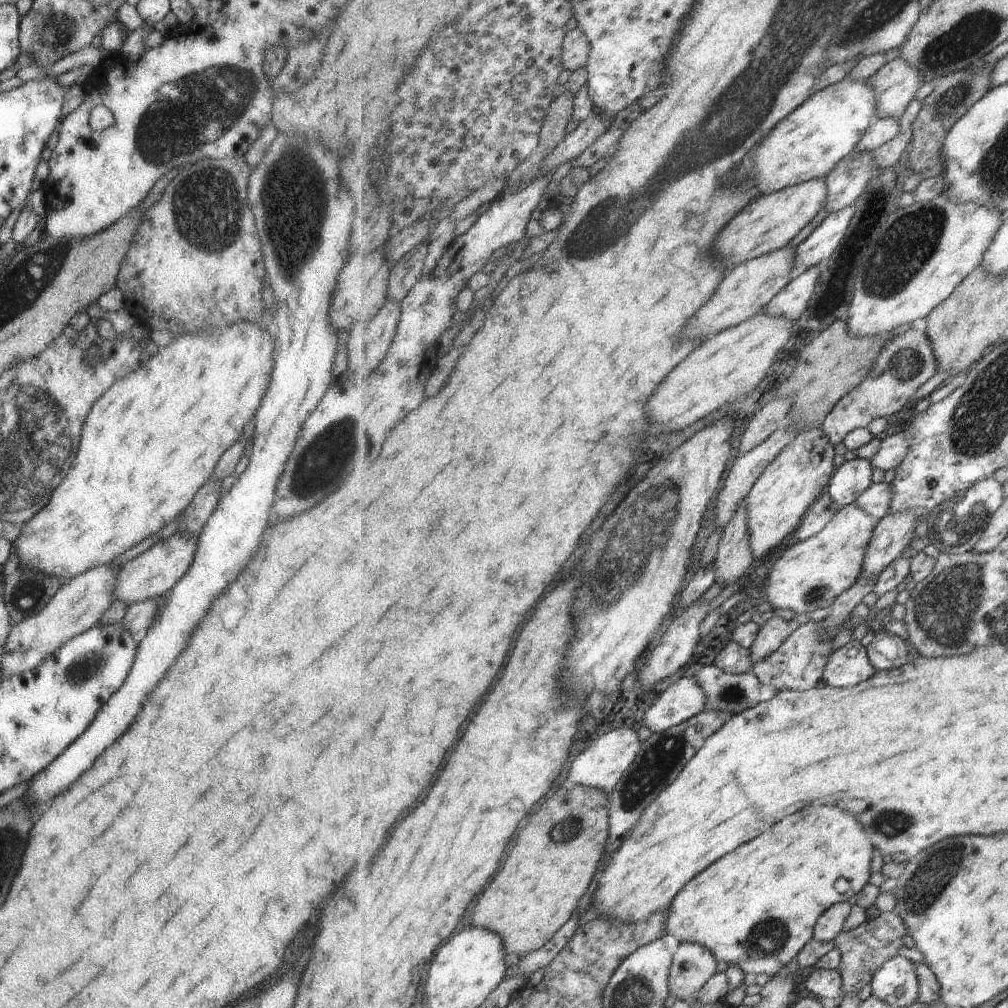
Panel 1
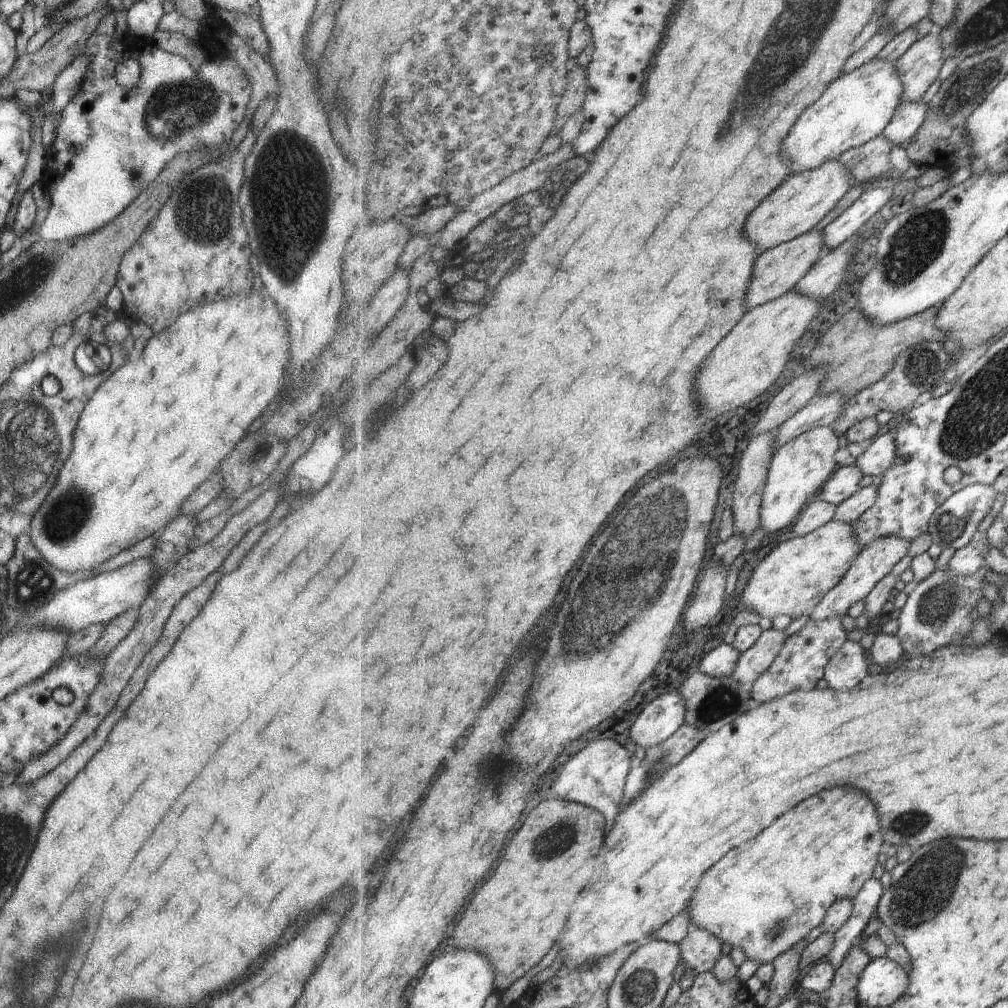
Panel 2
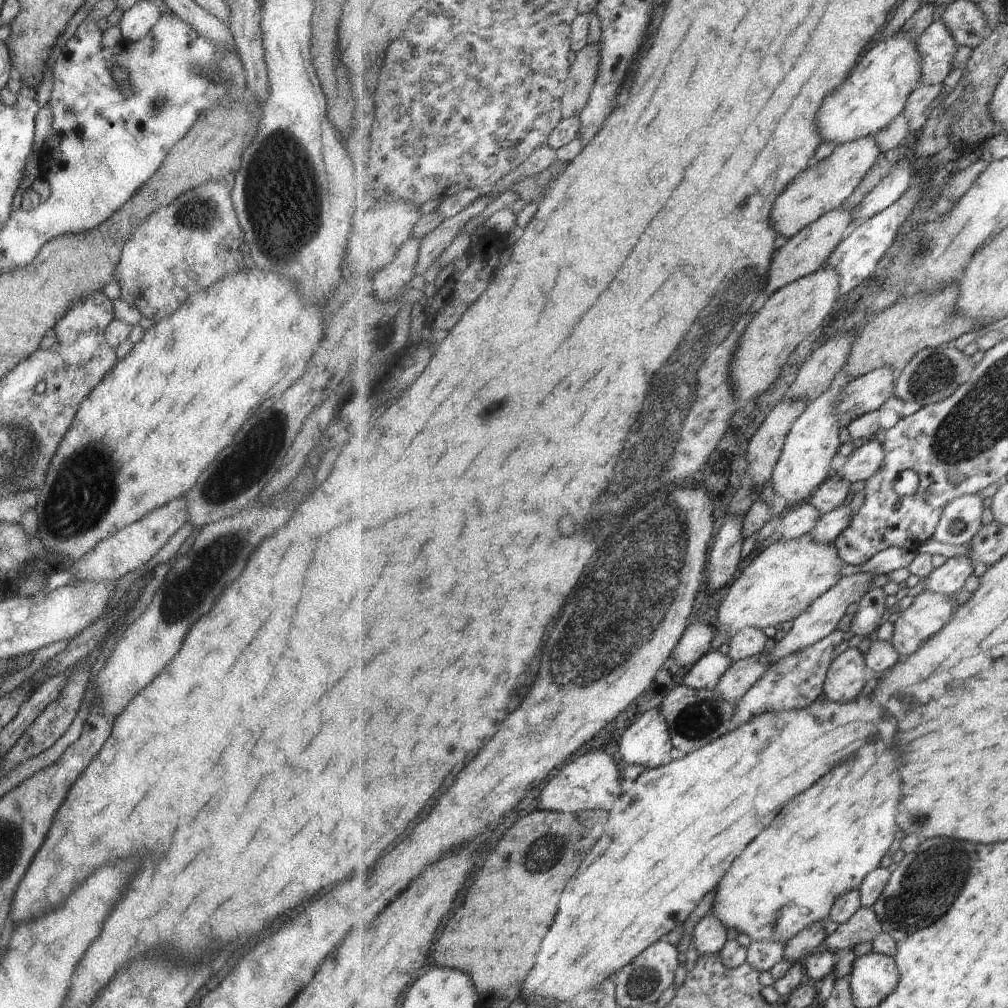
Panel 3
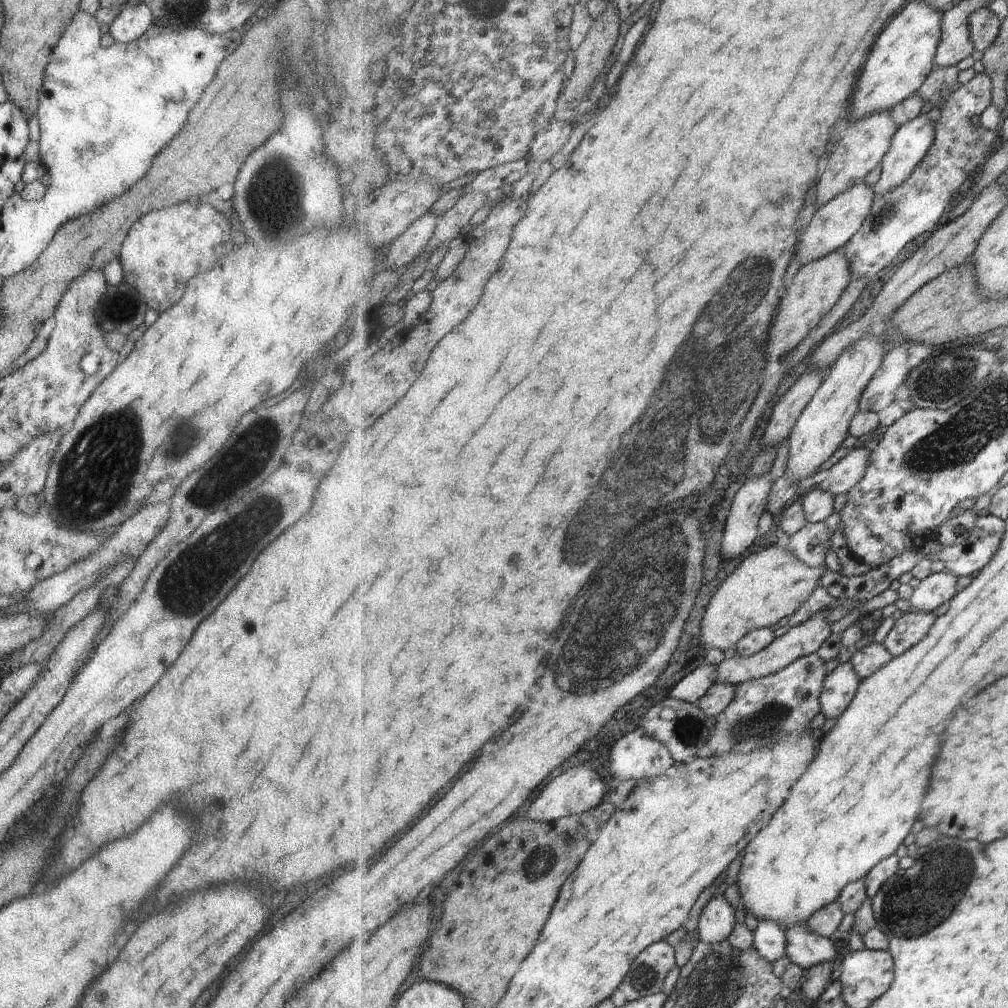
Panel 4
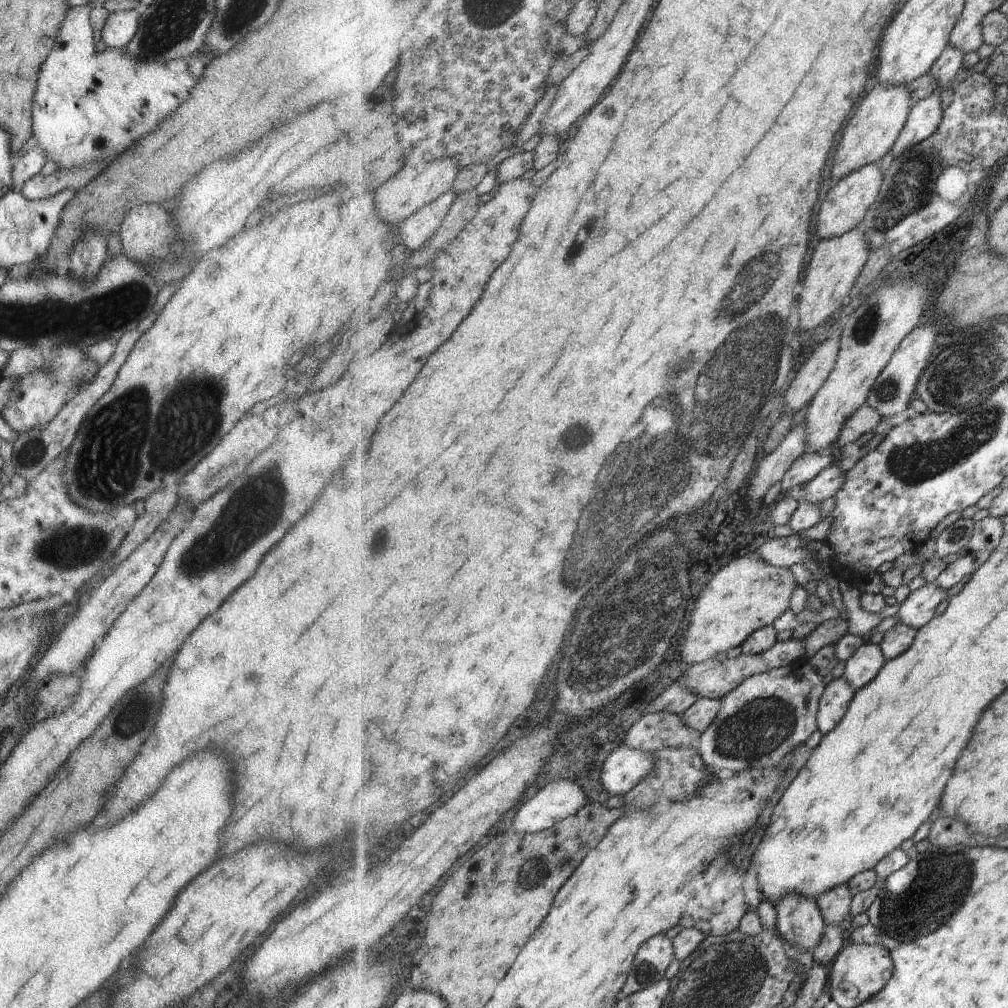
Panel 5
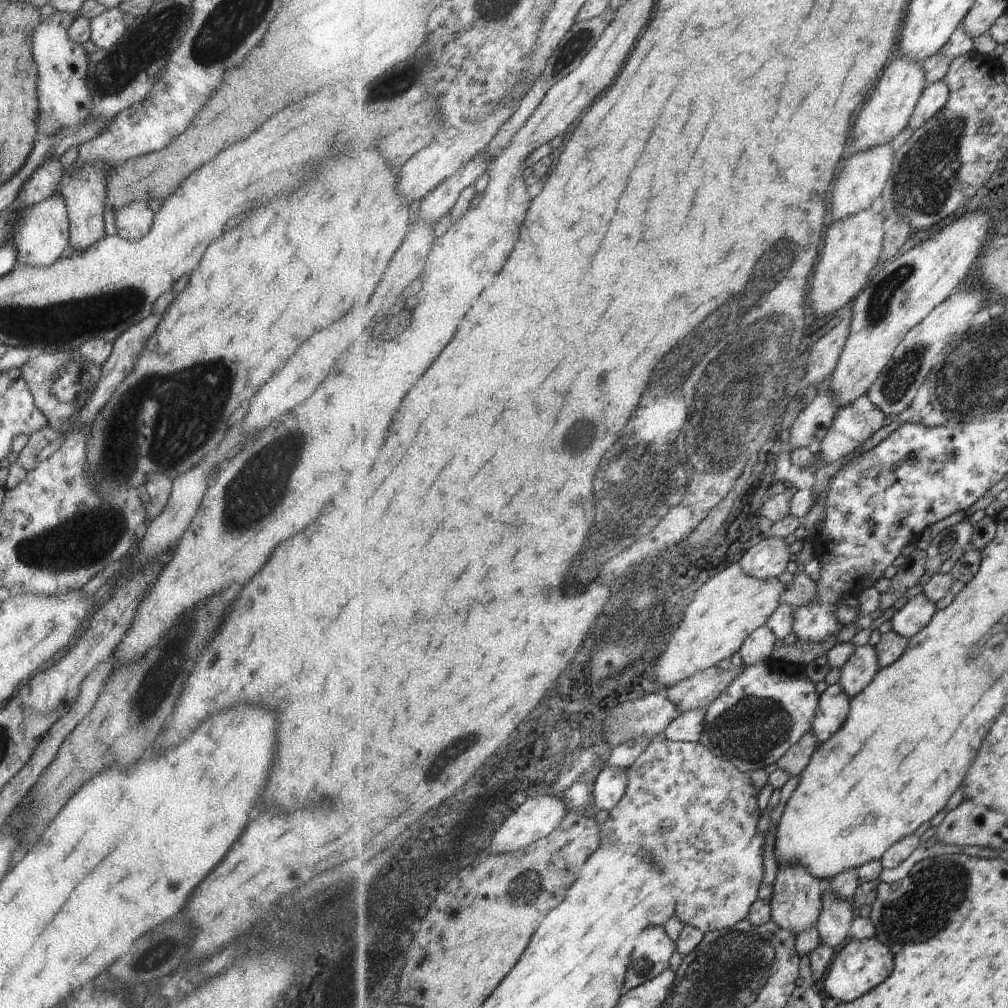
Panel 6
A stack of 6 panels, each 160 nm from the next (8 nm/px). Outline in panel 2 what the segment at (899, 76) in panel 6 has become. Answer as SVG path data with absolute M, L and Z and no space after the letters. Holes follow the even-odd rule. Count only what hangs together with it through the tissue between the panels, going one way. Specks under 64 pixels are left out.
M830 160L819 168L789 176L759 208L755 208L755 212L751 212L751 220L747 220L747 239L755 245L757 256L811 232L813 226L817 226L841 202L849 188L857 184L841 160Z

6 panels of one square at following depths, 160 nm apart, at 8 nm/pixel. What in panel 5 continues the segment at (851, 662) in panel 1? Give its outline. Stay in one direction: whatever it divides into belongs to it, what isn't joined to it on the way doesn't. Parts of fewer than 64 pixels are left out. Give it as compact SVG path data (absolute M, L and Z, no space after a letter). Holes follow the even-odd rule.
M844 676L832 679L826 685L818 710L818 730L823 735L842 722L856 691Z

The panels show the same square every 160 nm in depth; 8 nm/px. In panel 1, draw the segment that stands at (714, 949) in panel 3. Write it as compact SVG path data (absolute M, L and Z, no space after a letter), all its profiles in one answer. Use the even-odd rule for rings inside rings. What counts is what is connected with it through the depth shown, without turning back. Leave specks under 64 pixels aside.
M699 943L678 944L670 970L670 992L689 1002L717 972L718 957Z

